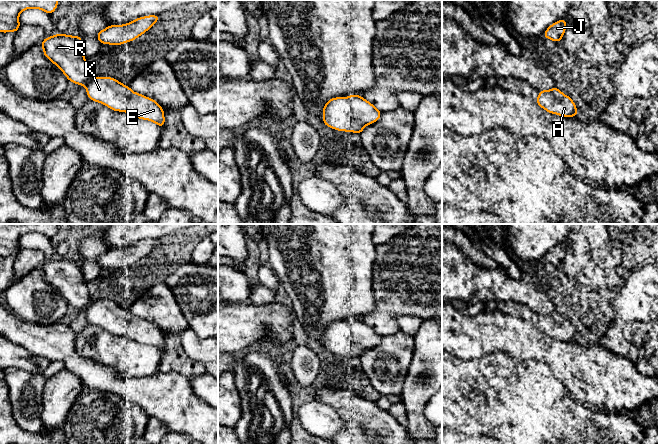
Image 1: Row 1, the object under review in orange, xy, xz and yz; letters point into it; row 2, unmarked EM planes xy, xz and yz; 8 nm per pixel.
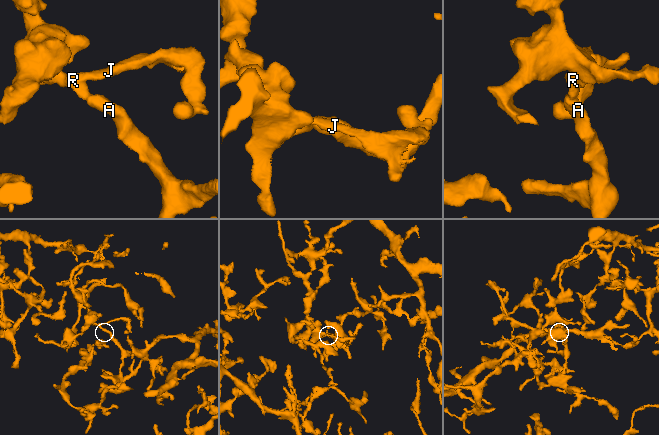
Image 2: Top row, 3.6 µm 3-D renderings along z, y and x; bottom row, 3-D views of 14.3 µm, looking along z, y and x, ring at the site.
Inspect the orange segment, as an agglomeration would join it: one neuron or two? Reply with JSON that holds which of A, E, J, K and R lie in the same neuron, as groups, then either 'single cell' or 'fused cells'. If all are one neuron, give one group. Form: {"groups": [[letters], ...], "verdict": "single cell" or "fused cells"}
{"groups": [["A", "E", "J", "K", "R"]], "verdict": "single cell"}

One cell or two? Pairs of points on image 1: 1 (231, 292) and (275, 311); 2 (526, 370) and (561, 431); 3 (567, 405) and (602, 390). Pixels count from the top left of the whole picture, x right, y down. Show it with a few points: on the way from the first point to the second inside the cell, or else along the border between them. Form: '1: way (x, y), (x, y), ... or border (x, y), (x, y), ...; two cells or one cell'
1: border (244, 301), (228, 304); two cells
2: border (565, 394), (552, 403), (535, 403), (528, 399); two cells
3: border (569, 394), (581, 404); two cells

